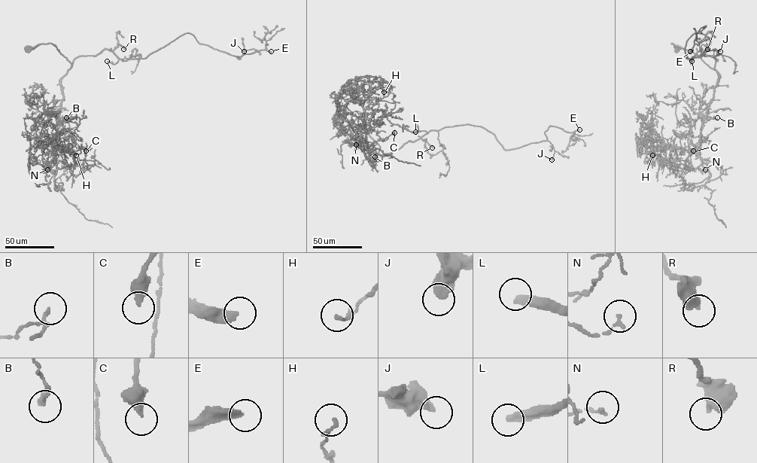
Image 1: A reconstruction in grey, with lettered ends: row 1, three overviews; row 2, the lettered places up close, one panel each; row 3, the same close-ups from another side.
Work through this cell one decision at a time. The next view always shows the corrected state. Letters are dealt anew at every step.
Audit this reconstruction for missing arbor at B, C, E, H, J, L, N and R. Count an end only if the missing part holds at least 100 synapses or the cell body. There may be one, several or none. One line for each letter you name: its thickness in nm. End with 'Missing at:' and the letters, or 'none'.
E: 340 nm
L: 380 nm
Missing at: E, L

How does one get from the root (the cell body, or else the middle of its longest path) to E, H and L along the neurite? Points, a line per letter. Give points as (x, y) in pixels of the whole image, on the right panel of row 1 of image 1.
E: (677, 49), (713, 68), (701, 49), (686, 56), (687, 40), (704, 34), (703, 53), (690, 51)
H: (677, 49), (671, 43), (691, 50), (718, 78), (702, 120), (700, 148), (691, 152), (670, 145), (652, 155)
L: (677, 49), (671, 43), (691, 50), (712, 68), (715, 59), (705, 56), (701, 49), (691, 61)

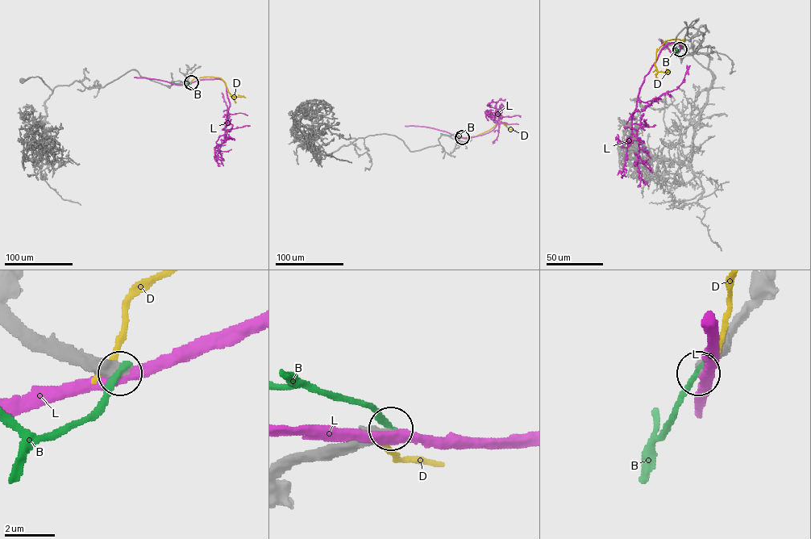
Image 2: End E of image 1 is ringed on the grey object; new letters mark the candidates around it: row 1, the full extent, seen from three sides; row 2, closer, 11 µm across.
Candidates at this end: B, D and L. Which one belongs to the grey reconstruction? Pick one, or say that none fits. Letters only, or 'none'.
none

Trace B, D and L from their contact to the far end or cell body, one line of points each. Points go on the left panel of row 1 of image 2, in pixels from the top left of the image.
B: (191, 82), (184, 85), (169, 82)
D: (190, 82), (196, 78), (220, 77), (233, 96), (245, 97)
L: (191, 82), (221, 79), (225, 84), (230, 103), (226, 139), (215, 148), (214, 154), (223, 165)

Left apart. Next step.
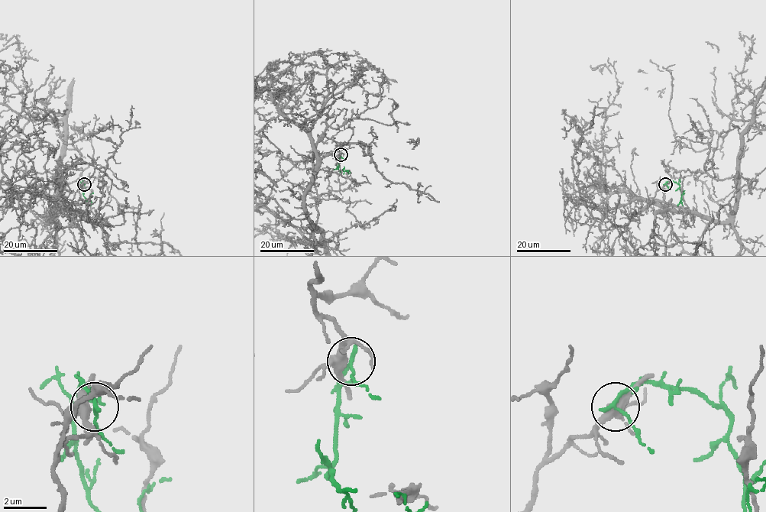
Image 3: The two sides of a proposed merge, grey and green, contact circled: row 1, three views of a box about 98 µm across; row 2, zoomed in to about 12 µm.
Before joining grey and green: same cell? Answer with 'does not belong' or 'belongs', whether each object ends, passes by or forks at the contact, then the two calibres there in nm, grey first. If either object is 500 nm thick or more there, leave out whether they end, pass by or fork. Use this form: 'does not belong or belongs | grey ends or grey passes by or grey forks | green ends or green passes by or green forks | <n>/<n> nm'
does not belong | grey forks | green passes by | 360/160 nm

